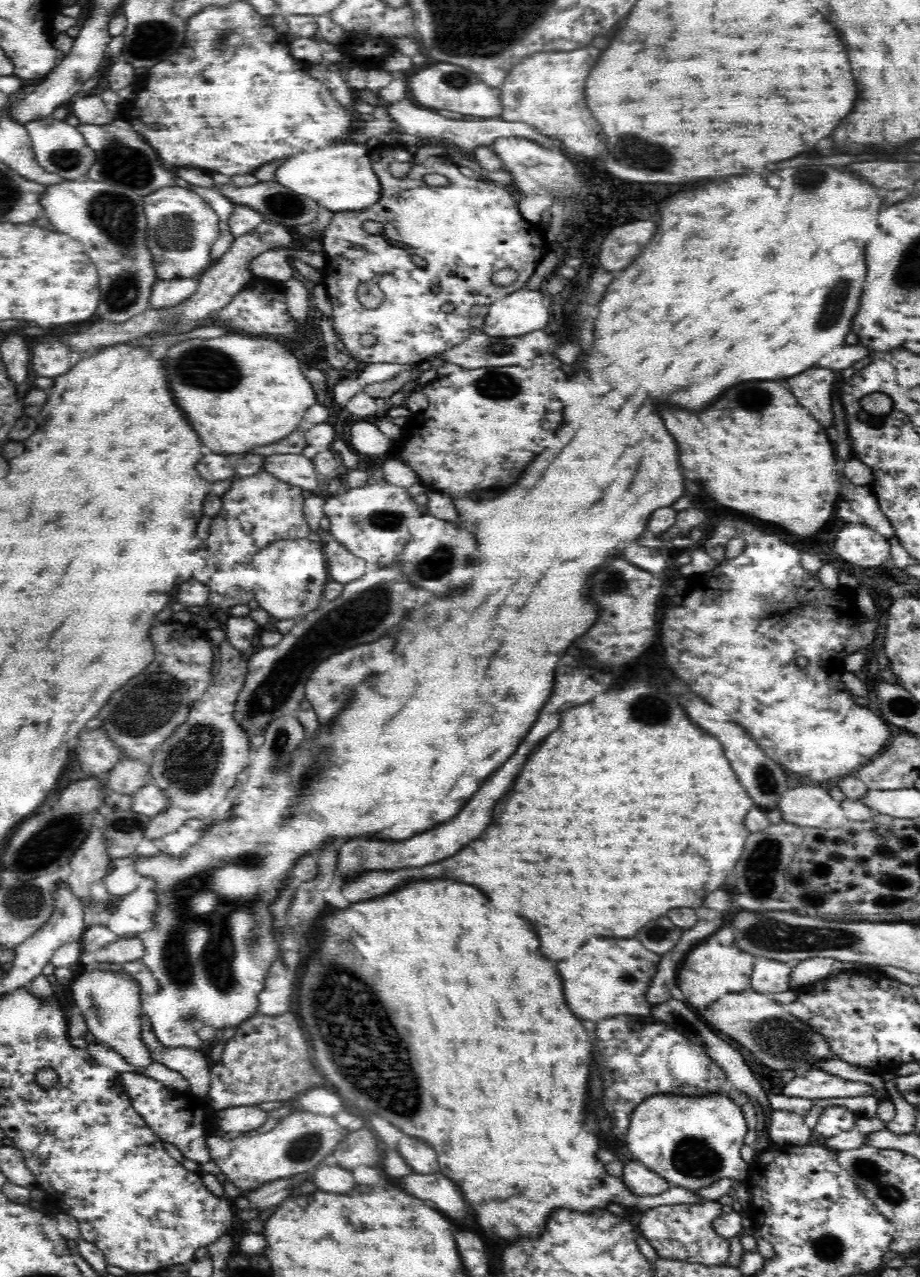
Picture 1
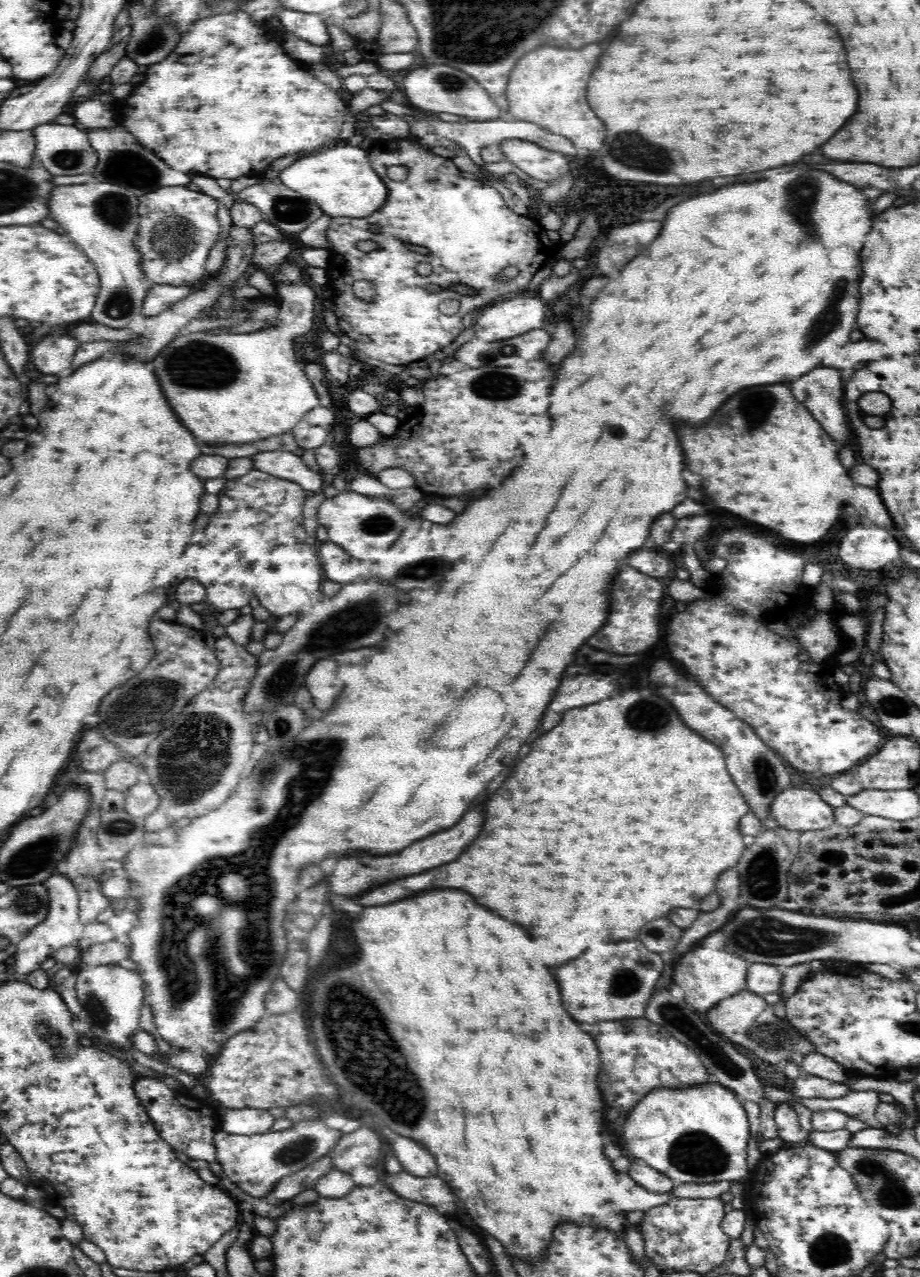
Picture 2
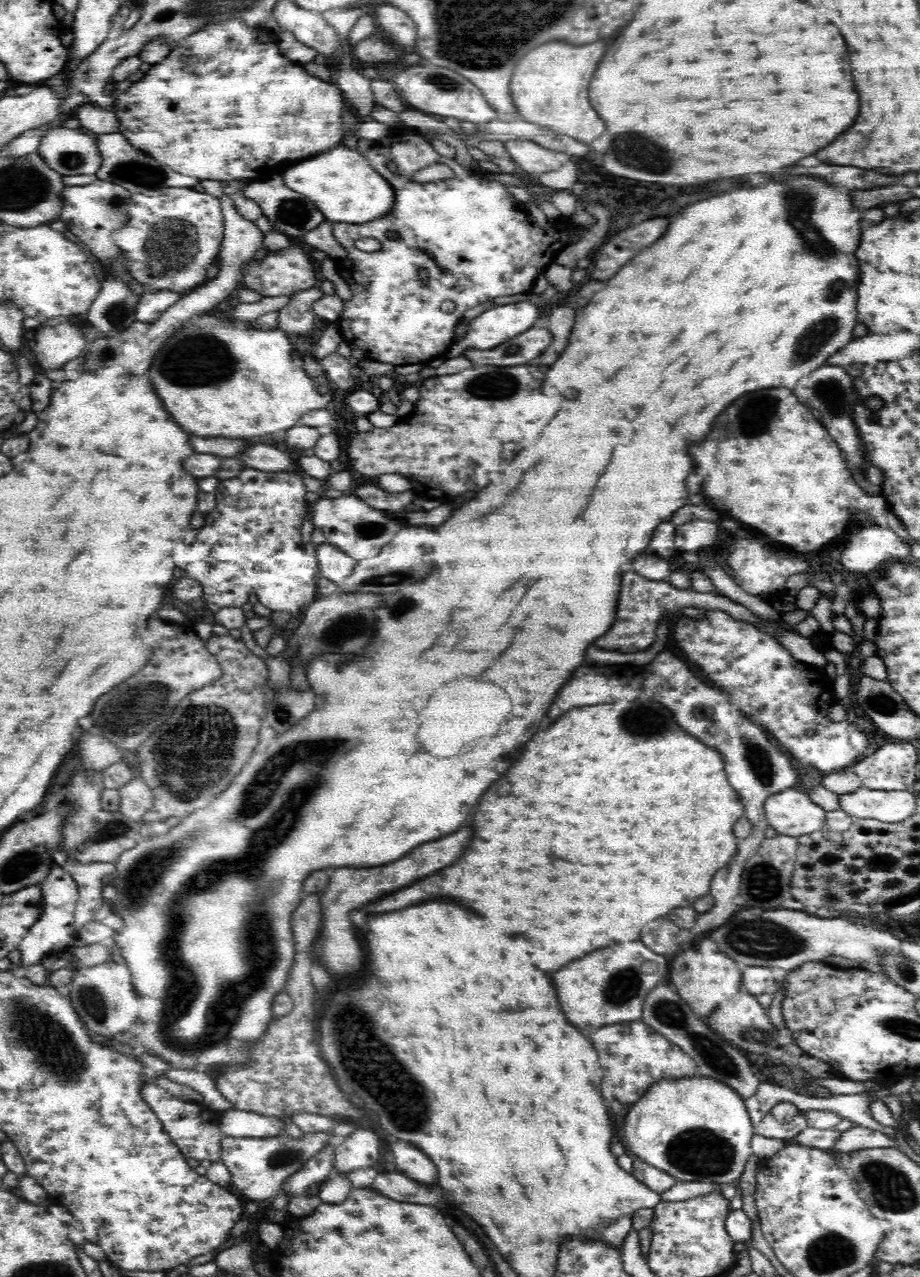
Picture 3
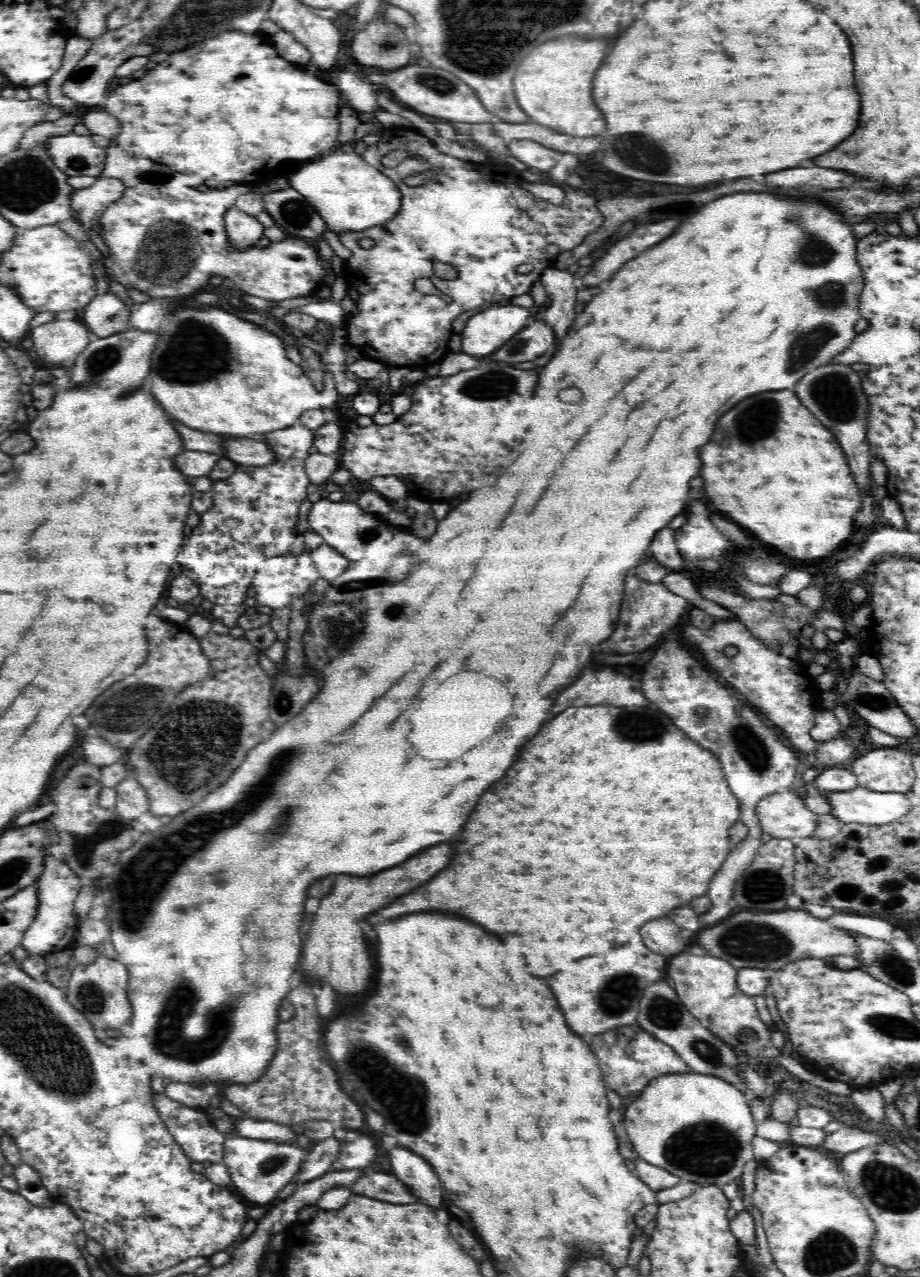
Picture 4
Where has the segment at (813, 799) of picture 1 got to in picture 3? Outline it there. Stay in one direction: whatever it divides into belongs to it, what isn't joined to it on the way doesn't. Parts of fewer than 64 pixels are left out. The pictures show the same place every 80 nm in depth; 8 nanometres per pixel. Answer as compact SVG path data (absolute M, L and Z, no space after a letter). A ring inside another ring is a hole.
M792 787L779 793L773 794L764 802L764 811L769 826L773 826L777 833L787 834L798 838L820 829L826 829L826 811L818 804L815 804L804 790L793 789Z

